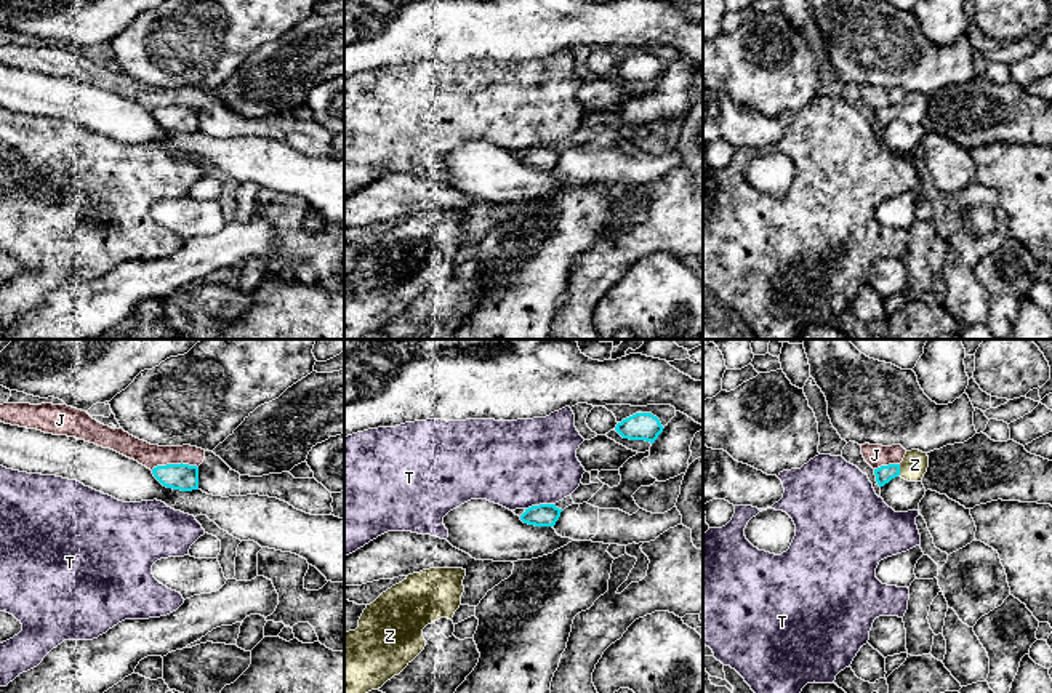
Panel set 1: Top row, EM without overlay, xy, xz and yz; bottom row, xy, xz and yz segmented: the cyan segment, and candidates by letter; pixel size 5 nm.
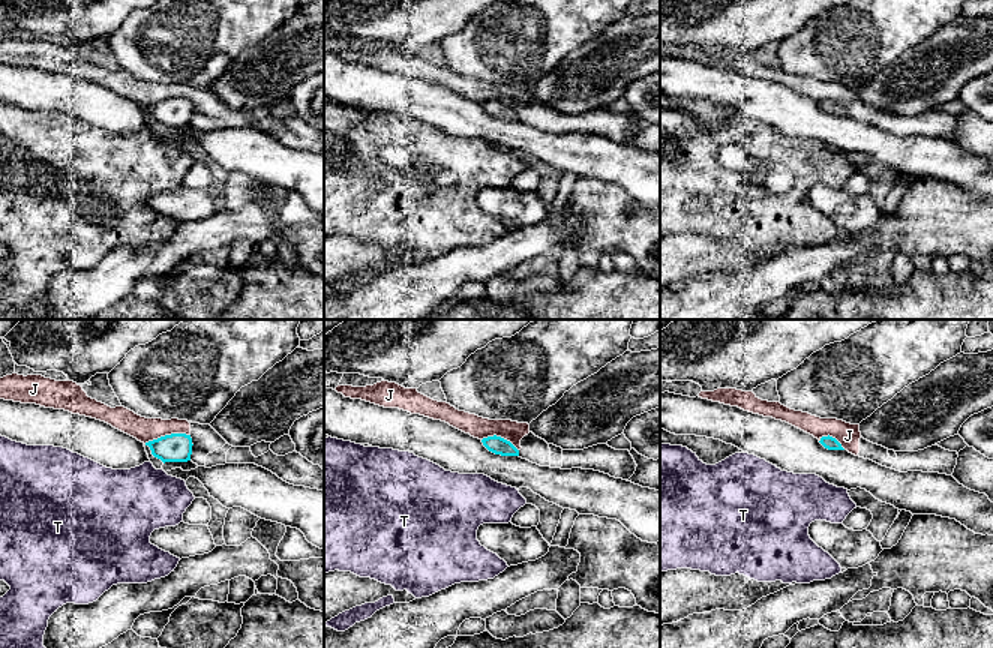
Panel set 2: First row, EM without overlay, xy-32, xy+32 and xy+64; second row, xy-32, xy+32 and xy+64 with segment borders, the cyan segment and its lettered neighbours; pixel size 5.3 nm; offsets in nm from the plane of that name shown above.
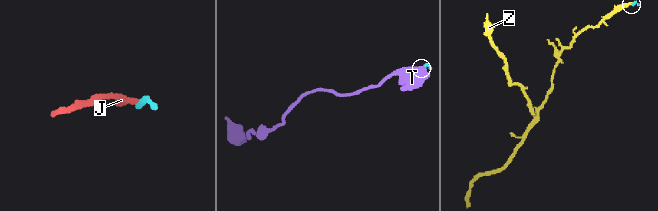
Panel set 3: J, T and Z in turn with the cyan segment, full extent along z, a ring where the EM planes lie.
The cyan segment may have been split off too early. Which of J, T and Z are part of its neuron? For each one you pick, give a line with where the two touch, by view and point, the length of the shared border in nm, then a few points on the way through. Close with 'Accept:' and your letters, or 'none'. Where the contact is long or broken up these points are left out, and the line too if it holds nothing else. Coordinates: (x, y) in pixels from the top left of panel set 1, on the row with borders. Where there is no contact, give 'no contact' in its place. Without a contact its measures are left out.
Z: meets cyan in yz at (899, 469); contact 60 nm long; runs through yz (884, 474), (899, 469), (910, 469), (915, 464)
Accept: Z

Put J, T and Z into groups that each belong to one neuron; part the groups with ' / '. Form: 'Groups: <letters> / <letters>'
Groups: J / T / Z

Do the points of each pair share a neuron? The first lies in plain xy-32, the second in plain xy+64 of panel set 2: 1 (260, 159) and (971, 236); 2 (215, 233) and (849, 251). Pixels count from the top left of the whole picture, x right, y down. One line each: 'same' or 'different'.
1: different
2: same

